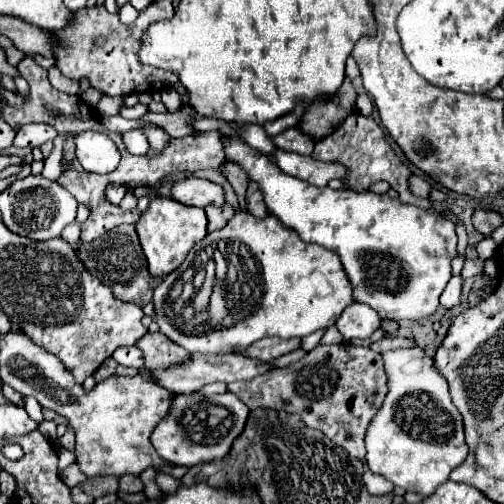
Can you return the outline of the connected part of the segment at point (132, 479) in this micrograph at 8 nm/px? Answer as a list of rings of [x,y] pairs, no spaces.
[[[123,475],[119,477],[119,491],[123,493],[141,493],[143,481],[139,475]]]

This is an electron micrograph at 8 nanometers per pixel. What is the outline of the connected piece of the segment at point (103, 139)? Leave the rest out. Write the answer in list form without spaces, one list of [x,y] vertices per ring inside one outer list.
[[[88,130],[73,135],[73,140],[76,156],[88,172],[107,174],[117,168],[121,155],[106,133]]]

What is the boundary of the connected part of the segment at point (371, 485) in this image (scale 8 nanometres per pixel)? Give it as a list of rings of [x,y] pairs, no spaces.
[[[365,467],[363,481],[365,481],[365,487],[367,487],[367,491],[371,495],[385,495],[385,493],[391,493],[393,491],[393,483],[389,483],[387,479],[383,479],[381,475],[373,475],[369,471],[369,467]]]

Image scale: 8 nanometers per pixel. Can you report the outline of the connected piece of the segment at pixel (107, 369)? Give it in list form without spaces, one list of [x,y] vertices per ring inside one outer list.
[[[107,359],[97,371],[95,371],[95,381],[97,383],[101,383],[101,381],[105,381],[105,377],[111,377],[111,375],[123,375],[123,377],[133,377],[133,375],[137,375],[139,371],[137,369],[131,369],[131,367],[123,367],[123,365],[119,365],[119,363],[115,363],[113,359]]]

